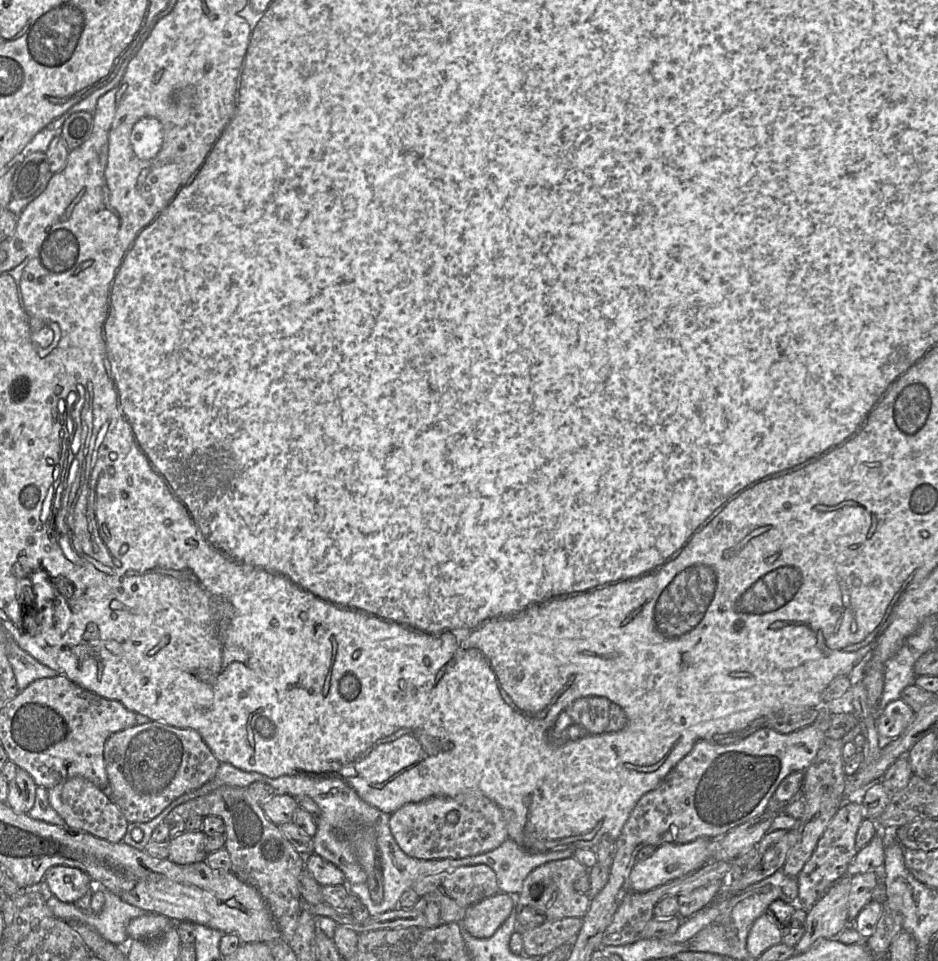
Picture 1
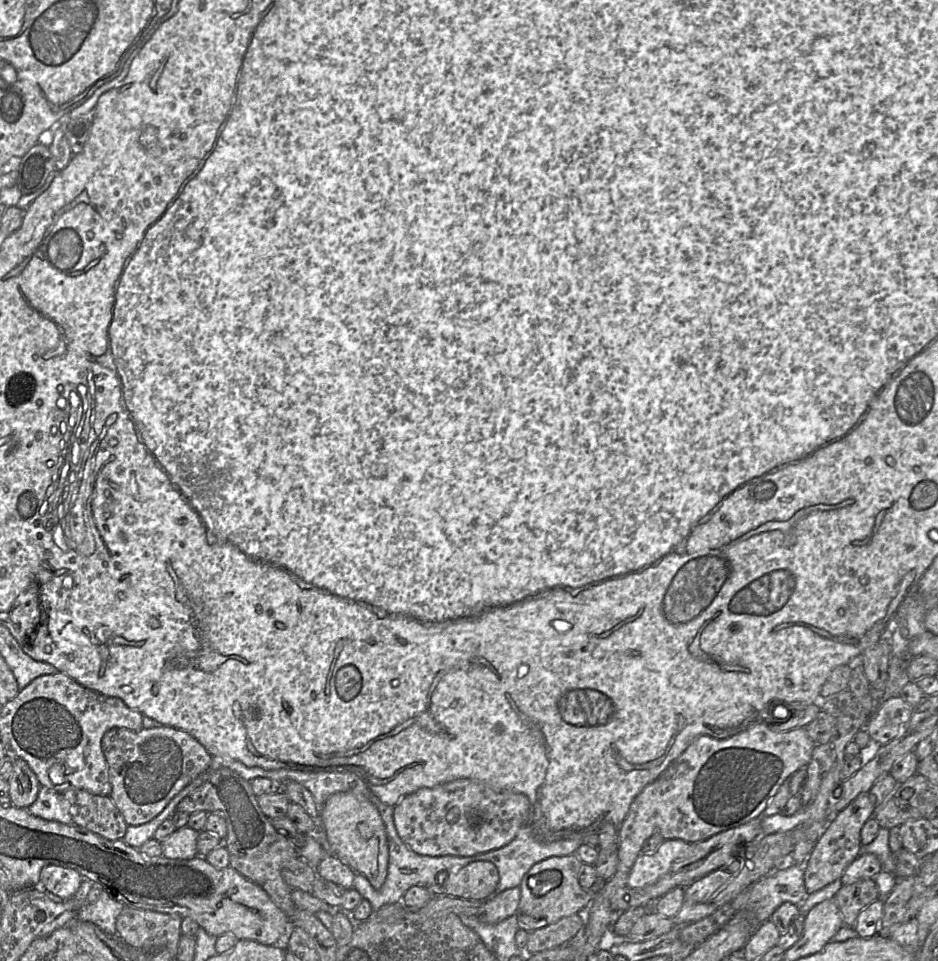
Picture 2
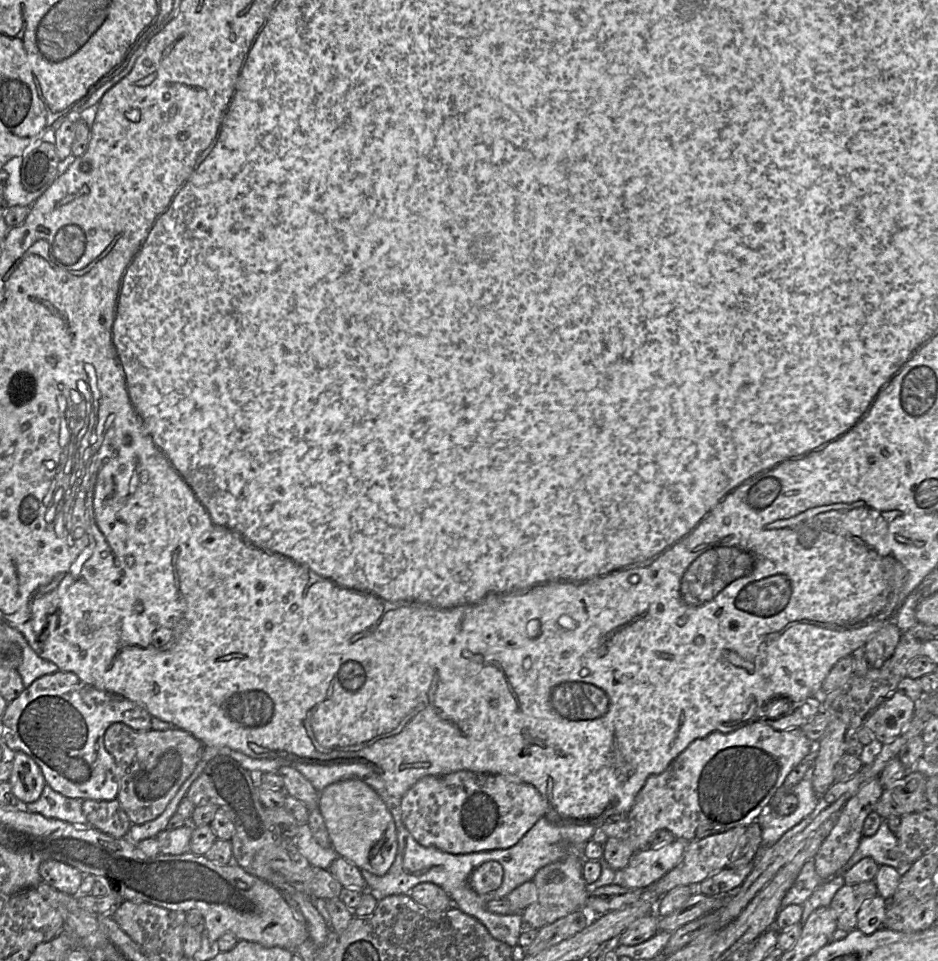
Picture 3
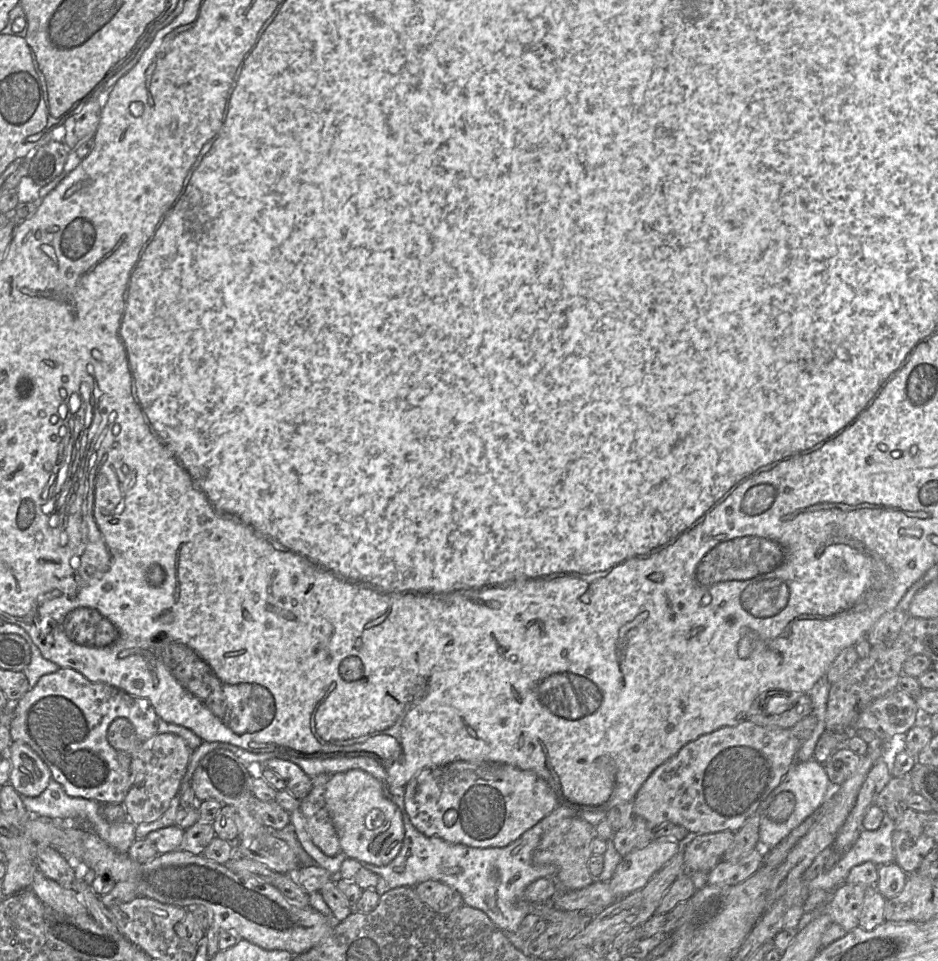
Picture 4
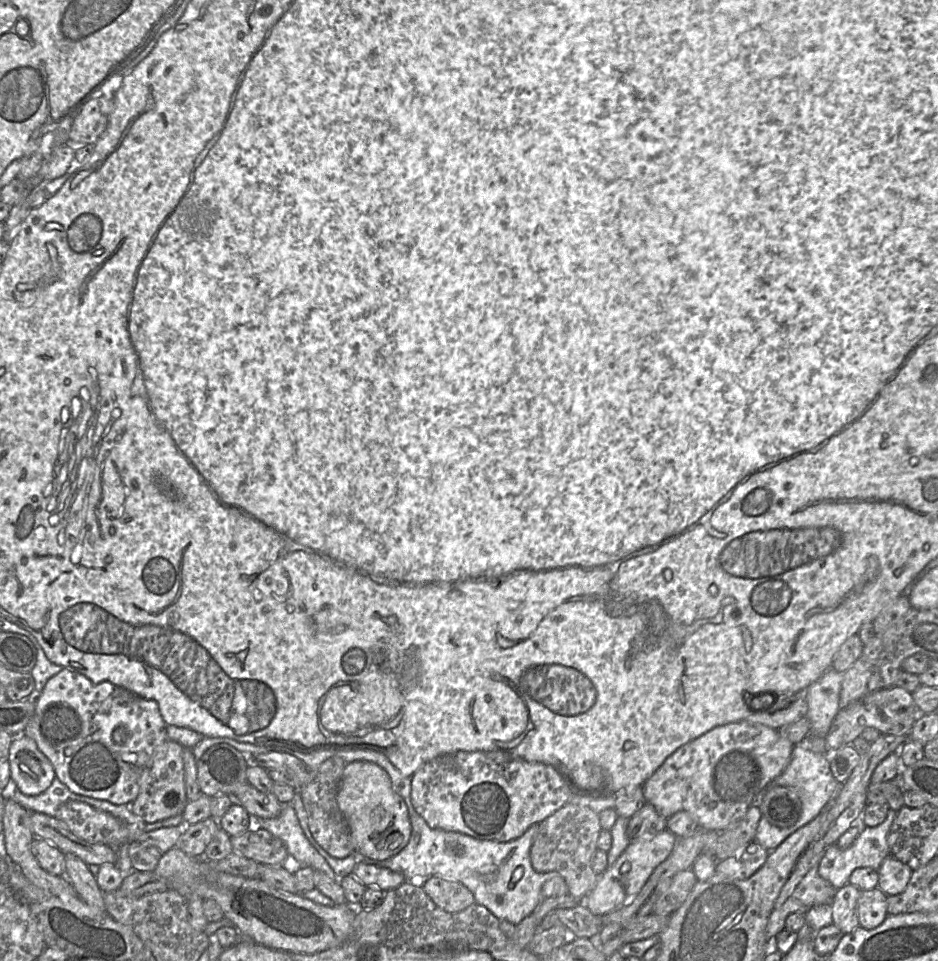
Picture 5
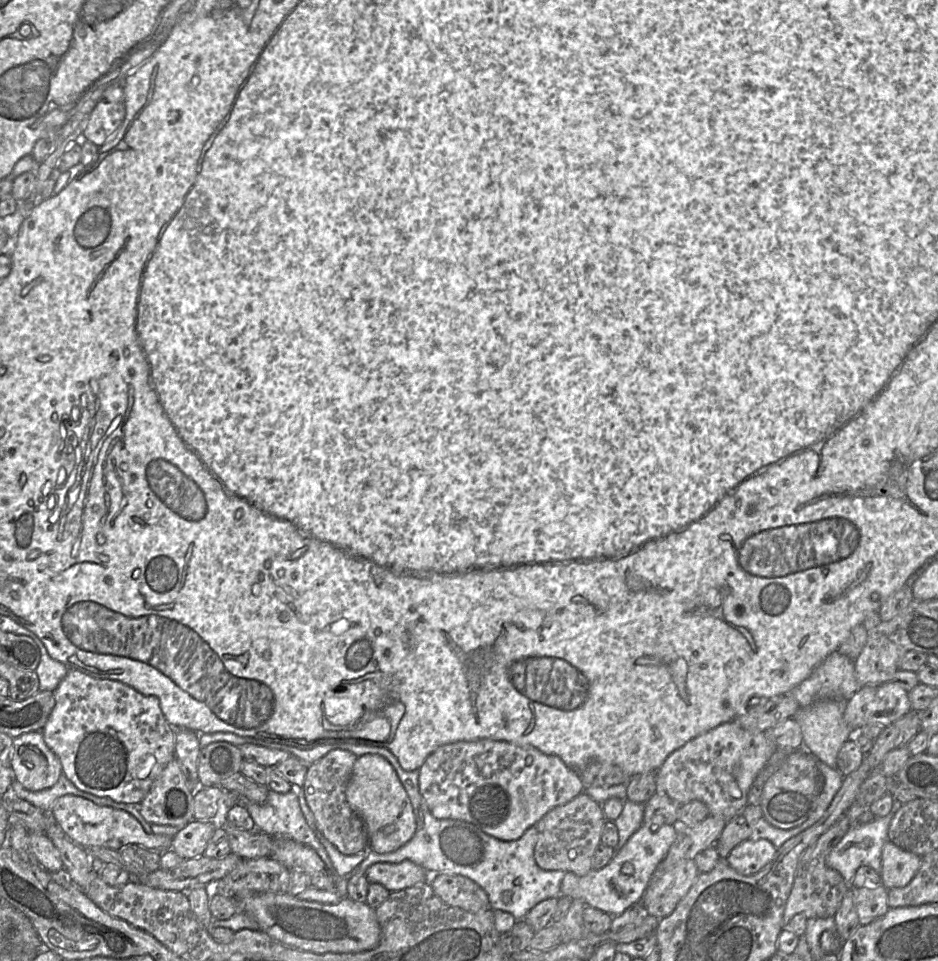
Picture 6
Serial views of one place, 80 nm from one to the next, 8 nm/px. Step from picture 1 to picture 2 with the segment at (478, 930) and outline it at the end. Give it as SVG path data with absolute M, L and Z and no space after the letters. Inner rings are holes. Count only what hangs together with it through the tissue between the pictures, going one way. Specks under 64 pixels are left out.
M519 887L511 888L503 892L497 892L485 900L483 912L477 917L484 923L497 924L516 914L518 911L519 902Z

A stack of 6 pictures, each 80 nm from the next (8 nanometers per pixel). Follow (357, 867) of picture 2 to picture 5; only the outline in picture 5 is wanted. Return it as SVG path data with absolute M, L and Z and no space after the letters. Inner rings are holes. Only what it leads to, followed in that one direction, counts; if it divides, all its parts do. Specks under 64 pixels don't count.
M368 761L346 764L340 781L337 804L348 825L358 857L387 860L408 844L411 822L403 798L395 792L384 769Z

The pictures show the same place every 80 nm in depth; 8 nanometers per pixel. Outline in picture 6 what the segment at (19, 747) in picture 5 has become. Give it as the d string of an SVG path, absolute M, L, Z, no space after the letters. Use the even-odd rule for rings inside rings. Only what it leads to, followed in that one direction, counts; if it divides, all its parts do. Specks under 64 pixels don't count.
M41 732L13 739L10 768L13 780L32 792L51 788L63 774L59 758L46 745Z

